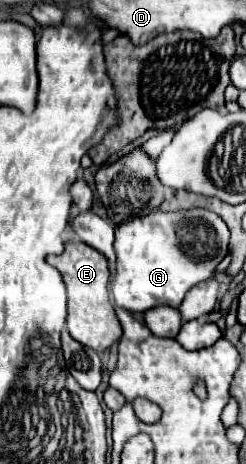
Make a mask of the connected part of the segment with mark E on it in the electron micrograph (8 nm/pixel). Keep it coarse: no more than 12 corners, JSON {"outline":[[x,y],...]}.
{"outline":[[80,241],[48,255],[68,291],[66,329],[104,351],[122,337],[108,261]]}

